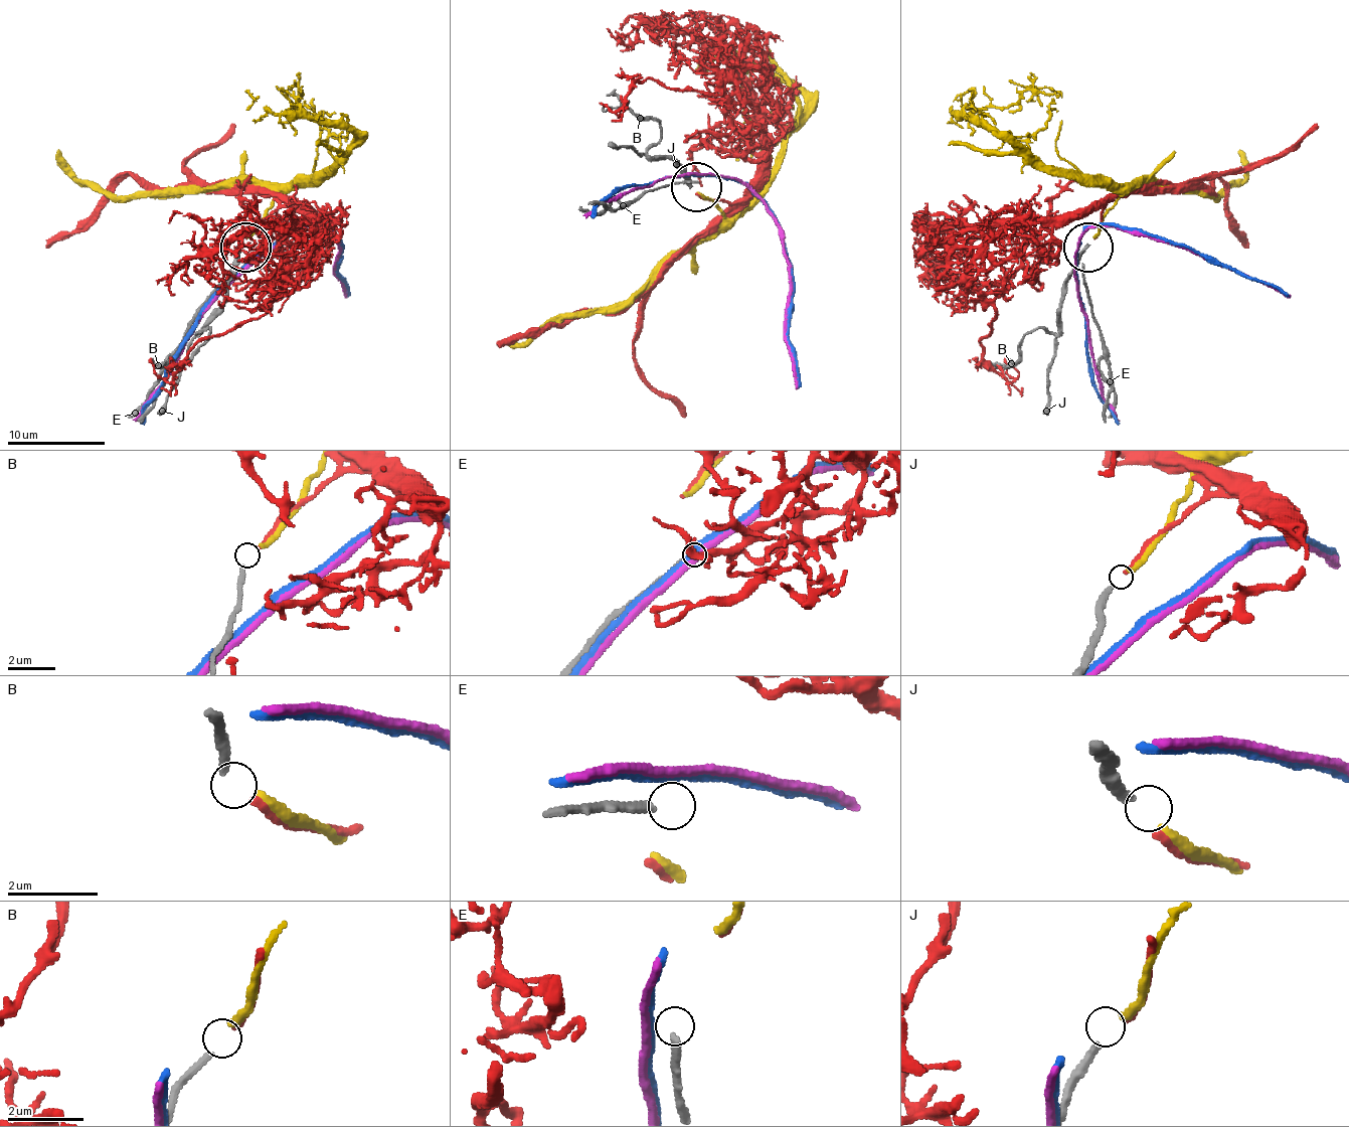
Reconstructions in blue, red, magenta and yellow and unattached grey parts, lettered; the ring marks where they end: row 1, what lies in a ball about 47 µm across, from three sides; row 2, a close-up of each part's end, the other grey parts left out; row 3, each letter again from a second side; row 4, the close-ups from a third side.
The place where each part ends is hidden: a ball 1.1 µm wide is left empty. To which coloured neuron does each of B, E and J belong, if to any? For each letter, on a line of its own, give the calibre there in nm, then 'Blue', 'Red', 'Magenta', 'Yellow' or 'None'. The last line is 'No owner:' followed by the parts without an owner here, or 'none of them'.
B: Thickness 170 nm. Red
E: Thickness 200 nm. None
J: Thickness 240 nm. Yellow
No owner: E

